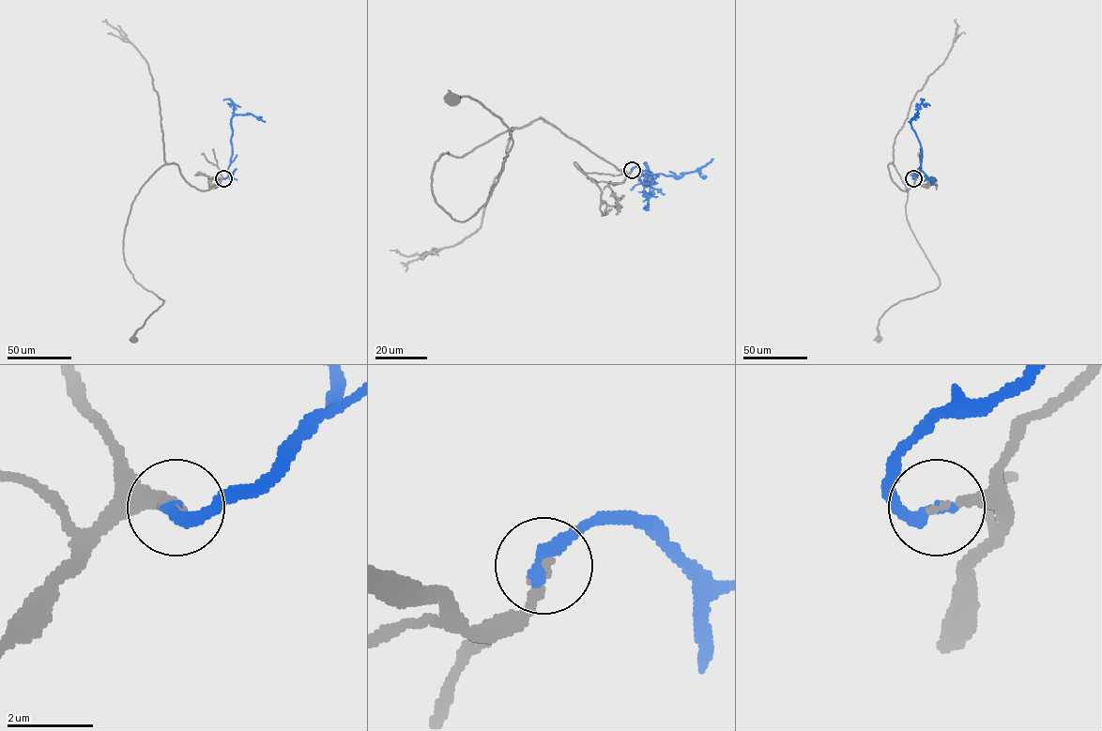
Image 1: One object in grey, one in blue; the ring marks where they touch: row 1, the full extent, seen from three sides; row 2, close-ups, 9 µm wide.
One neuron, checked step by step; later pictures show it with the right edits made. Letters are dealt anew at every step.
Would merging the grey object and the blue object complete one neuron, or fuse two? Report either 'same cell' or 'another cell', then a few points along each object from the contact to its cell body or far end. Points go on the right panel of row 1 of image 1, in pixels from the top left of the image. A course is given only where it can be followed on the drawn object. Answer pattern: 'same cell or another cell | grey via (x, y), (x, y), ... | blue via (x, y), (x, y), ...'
same cell | grey via (914, 178), (902, 190), (888, 165), (905, 185), (907, 220), (940, 285), (893, 305), (879, 320), (879, 340) | blue via (914, 178), (921, 164), (922, 148), (910, 120), (917, 114), (909, 122)

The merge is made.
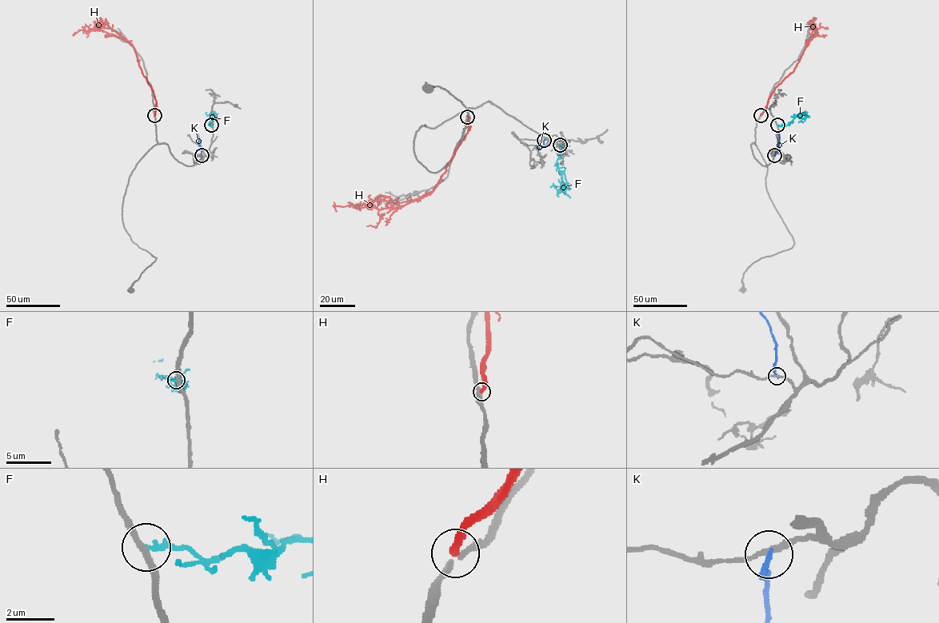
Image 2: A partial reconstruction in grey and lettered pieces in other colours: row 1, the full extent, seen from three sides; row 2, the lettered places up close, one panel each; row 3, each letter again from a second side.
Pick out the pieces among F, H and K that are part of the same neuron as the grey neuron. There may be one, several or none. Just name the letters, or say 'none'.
none

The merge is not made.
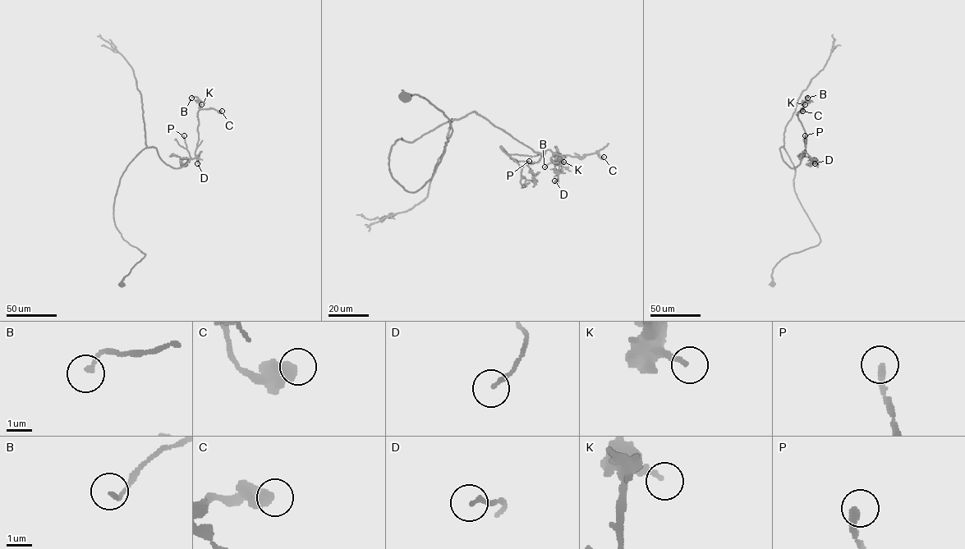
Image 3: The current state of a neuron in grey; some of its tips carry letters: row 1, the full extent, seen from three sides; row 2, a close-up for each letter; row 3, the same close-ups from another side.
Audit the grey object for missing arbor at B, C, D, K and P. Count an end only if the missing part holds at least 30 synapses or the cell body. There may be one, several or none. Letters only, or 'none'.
P

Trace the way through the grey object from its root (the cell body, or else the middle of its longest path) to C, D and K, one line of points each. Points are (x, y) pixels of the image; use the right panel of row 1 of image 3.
C: (773, 285), (781, 259), (820, 241), (795, 191), (793, 165), (780, 151), (790, 167), (800, 163), (802, 111)
D: (773, 285), (781, 259), (820, 241), (795, 191), (793, 165), (780, 148), (790, 167), (802, 151), (815, 163)
K: (773, 285), (781, 259), (820, 241), (780, 151), (790, 167), (800, 163), (805, 104)

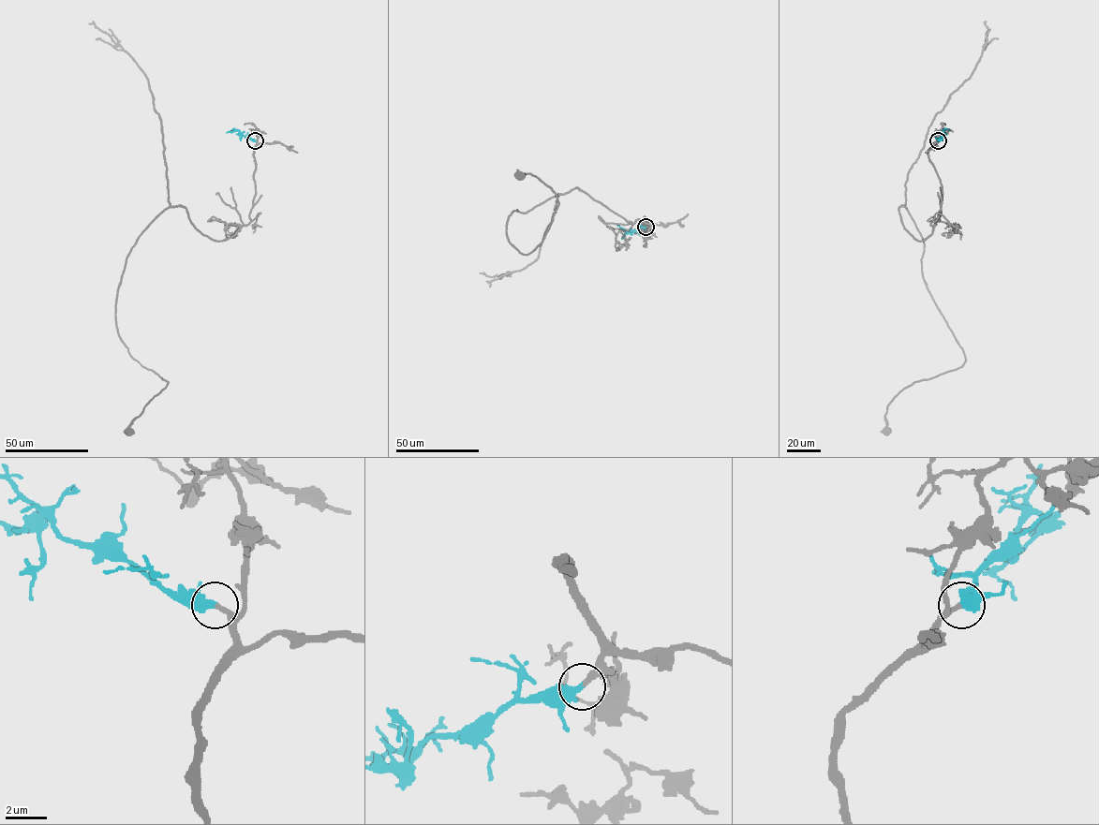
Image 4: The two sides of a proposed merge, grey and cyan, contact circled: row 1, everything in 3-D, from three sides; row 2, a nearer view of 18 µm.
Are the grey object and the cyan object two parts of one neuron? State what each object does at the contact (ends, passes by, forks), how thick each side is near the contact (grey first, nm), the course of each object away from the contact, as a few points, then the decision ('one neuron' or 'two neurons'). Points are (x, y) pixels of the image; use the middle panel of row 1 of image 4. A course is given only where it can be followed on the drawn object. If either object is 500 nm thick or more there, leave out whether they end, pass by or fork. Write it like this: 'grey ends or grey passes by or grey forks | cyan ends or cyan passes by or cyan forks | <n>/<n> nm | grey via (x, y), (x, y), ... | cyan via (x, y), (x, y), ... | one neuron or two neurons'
grey ends | cyan ends | 240/480 nm | grey via (646, 227), (575, 187), (509, 216), (509, 242), (524, 254), (558, 202), (520, 176) | cyan via (646, 227), (629, 232), (616, 225) | one neuron

